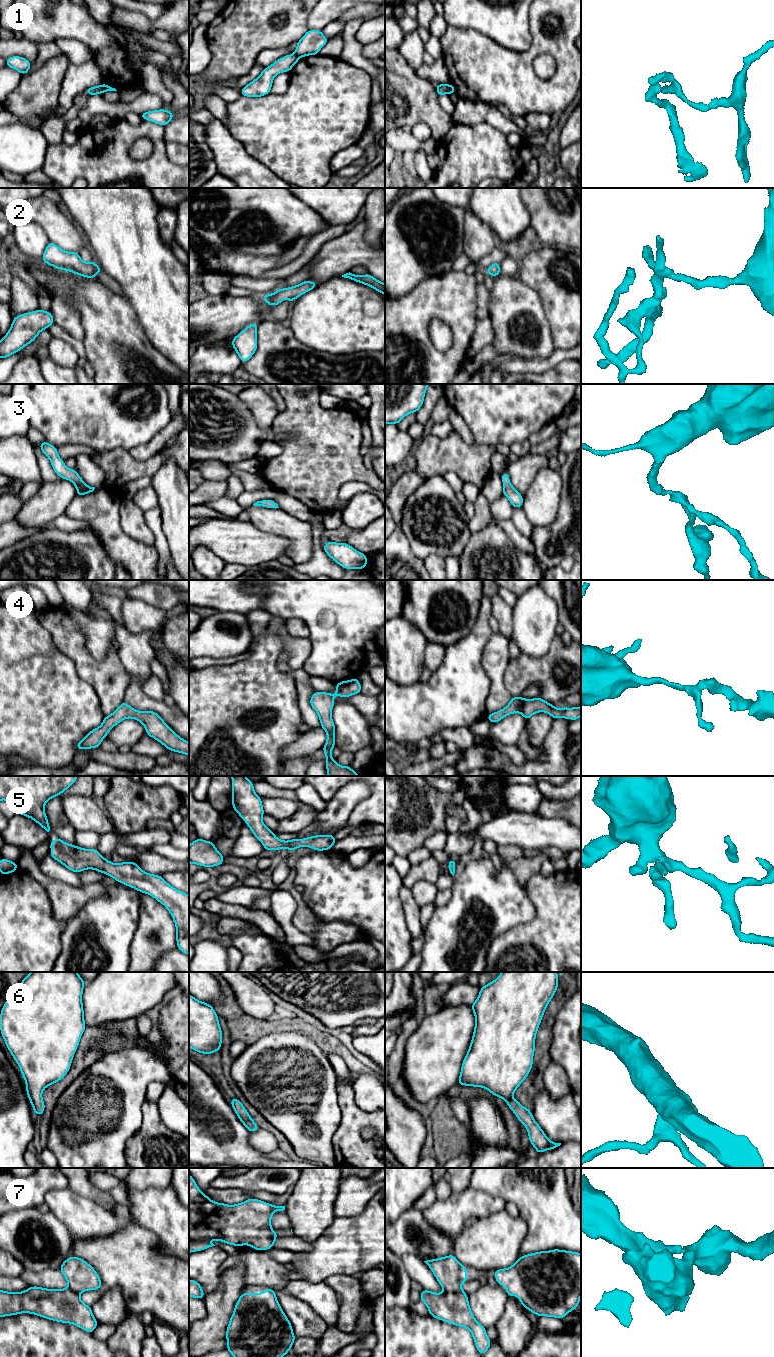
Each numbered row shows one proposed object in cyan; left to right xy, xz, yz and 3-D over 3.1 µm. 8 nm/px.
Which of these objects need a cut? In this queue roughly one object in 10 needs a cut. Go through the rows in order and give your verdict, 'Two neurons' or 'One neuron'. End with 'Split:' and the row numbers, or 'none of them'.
1: Two neurons
2: One neuron
3: One neuron
4: One neuron
5: One neuron
6: One neuron
7: One neuron
Split: 1

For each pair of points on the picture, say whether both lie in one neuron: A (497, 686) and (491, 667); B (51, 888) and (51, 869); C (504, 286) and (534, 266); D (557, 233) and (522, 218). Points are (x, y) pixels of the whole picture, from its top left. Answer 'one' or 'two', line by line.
A: one
B: two
C: two
D: two

